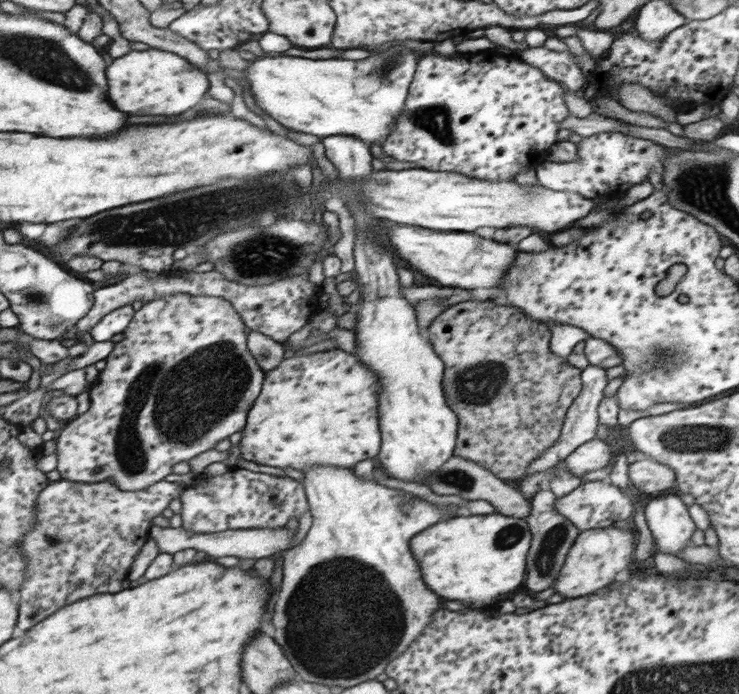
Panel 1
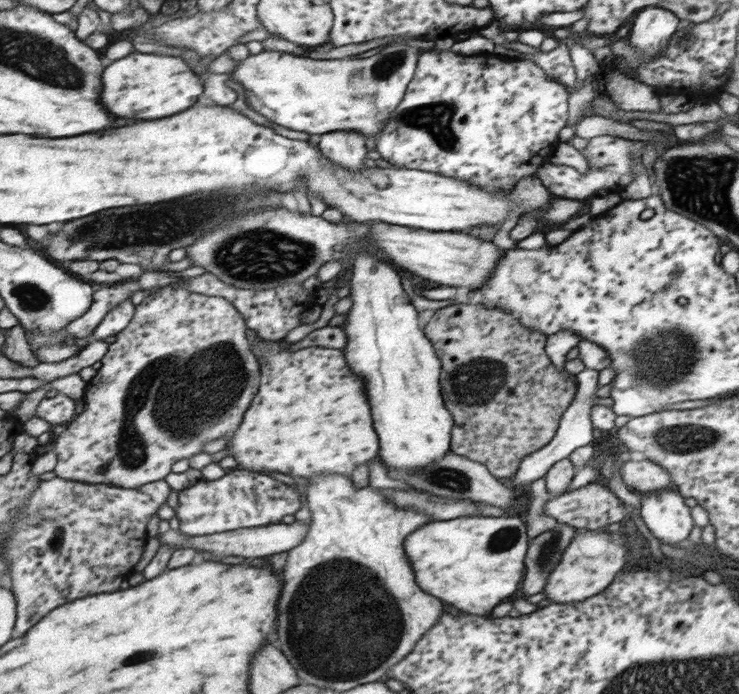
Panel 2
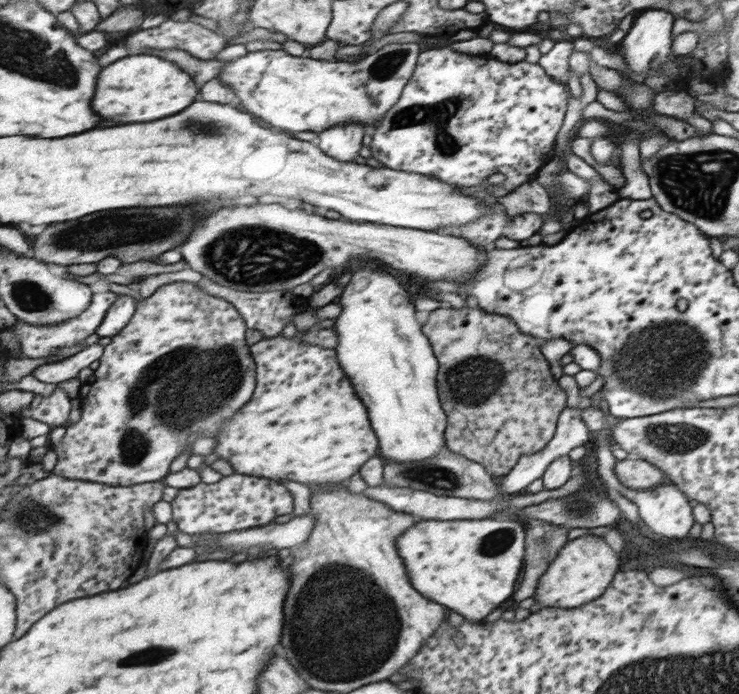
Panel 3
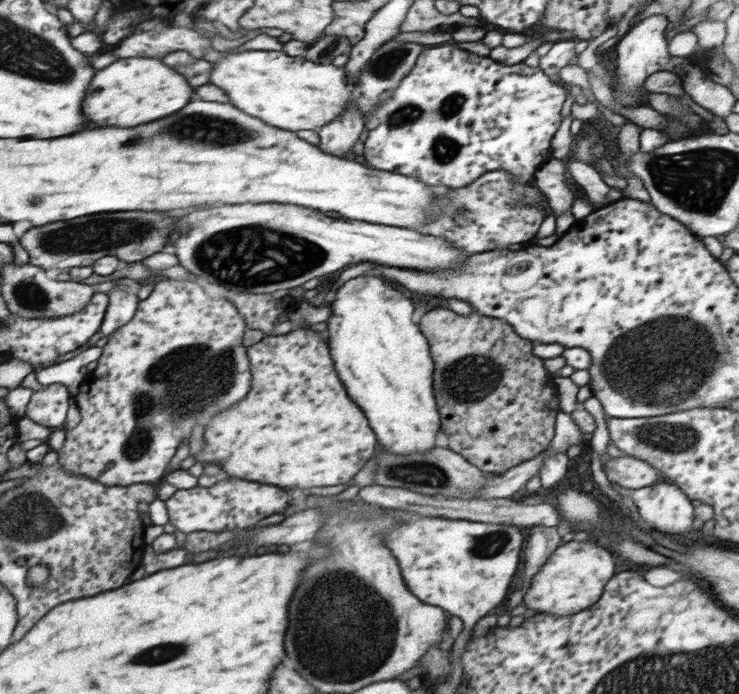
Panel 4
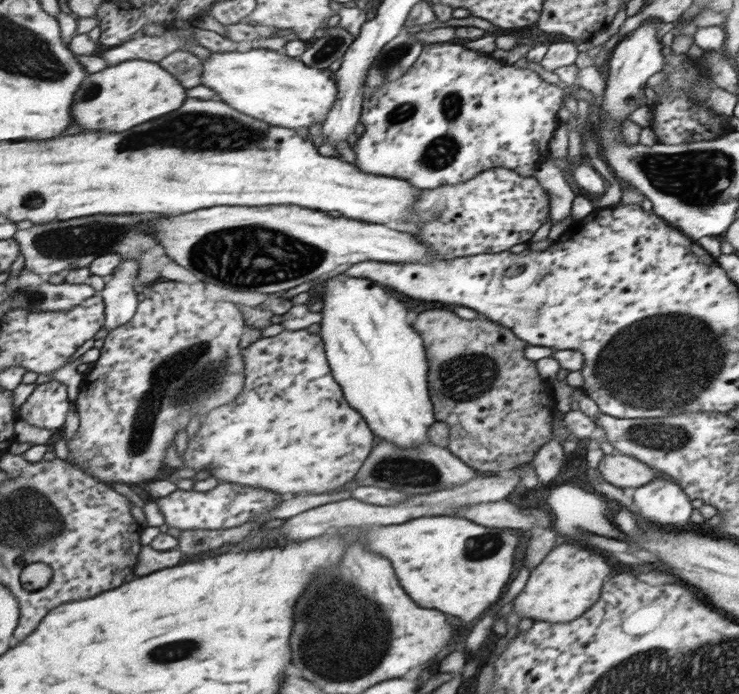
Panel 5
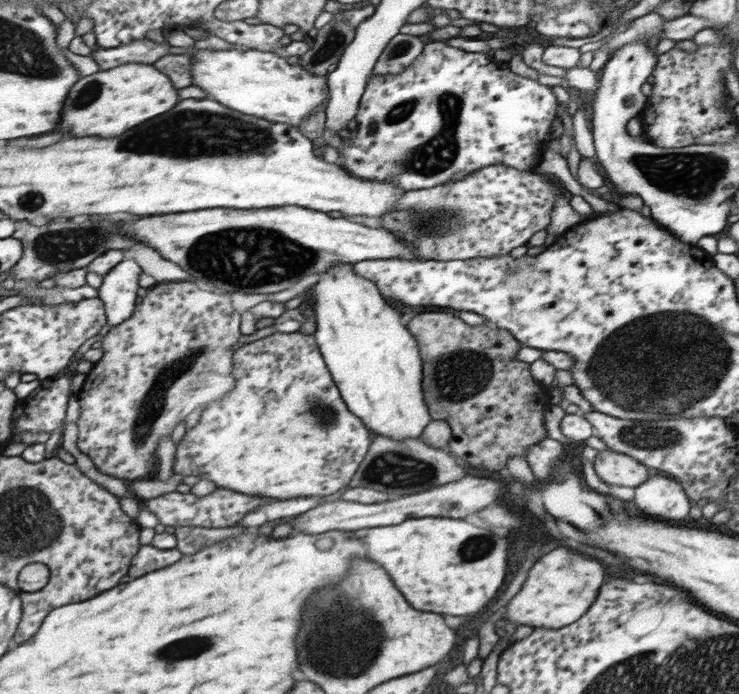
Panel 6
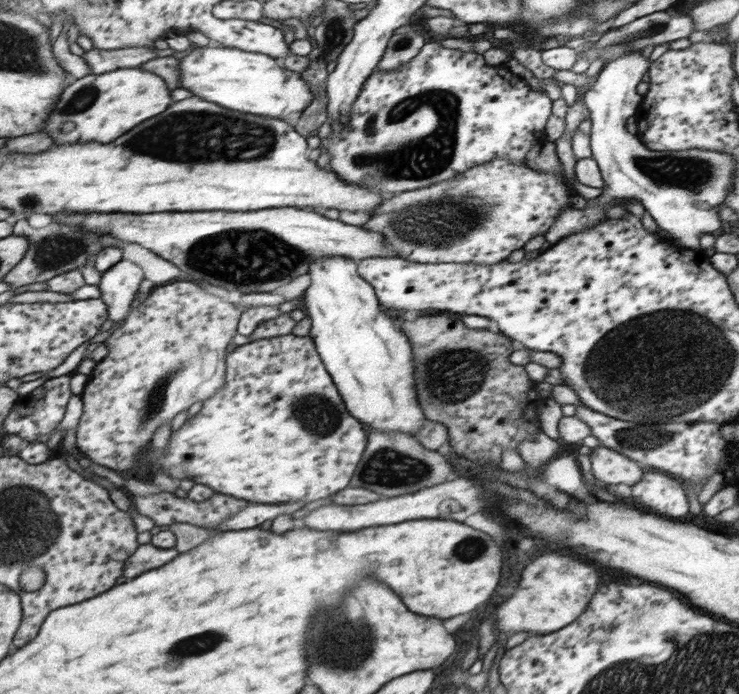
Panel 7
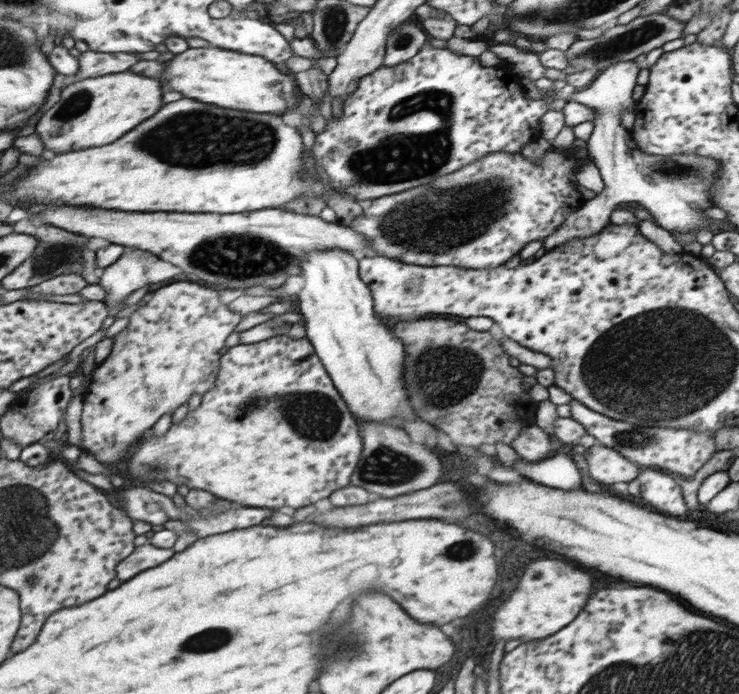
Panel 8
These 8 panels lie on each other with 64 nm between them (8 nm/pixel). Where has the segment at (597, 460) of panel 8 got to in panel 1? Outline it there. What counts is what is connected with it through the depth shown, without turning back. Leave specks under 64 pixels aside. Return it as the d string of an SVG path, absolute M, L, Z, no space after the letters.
M650 458L629 464L628 476L631 487L637 492L658 496L677 491L676 473Z

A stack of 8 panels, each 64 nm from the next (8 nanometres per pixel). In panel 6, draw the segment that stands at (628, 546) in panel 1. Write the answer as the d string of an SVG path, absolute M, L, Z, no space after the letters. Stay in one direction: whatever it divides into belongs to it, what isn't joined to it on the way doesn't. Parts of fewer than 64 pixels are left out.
M556 548L548 554L544 554L532 568L528 570L527 578L524 580L520 591L506 604L506 613L502 623L506 621L520 626L532 626L532 628L558 629L562 626L572 625L593 604L594 598L604 584L604 568L596 560L582 560L582 556L570 552L568 548Z

